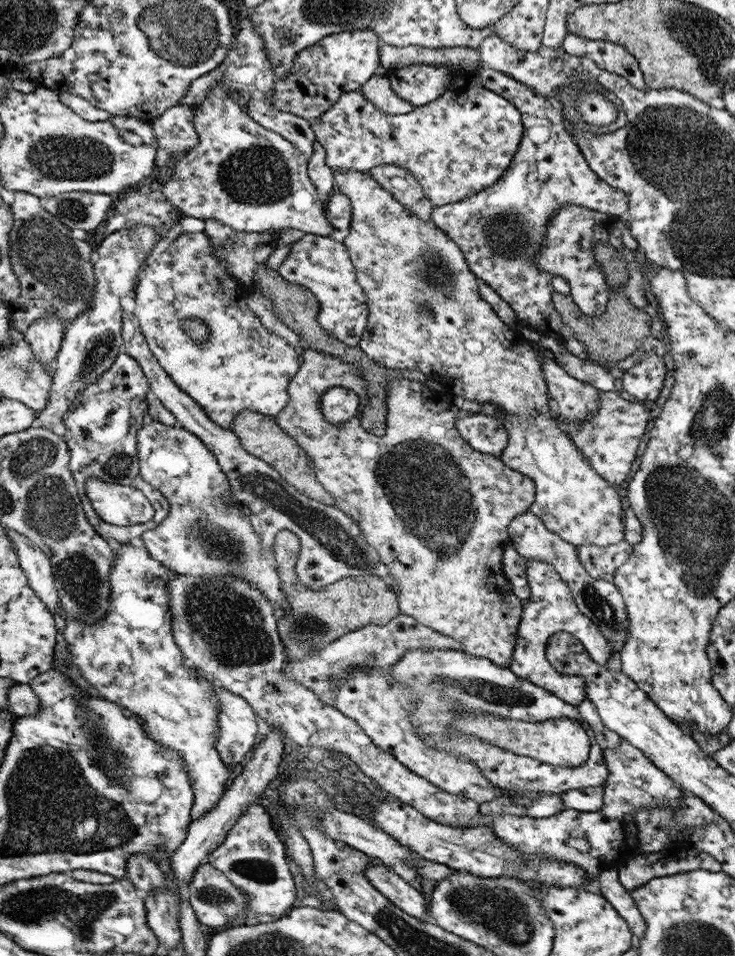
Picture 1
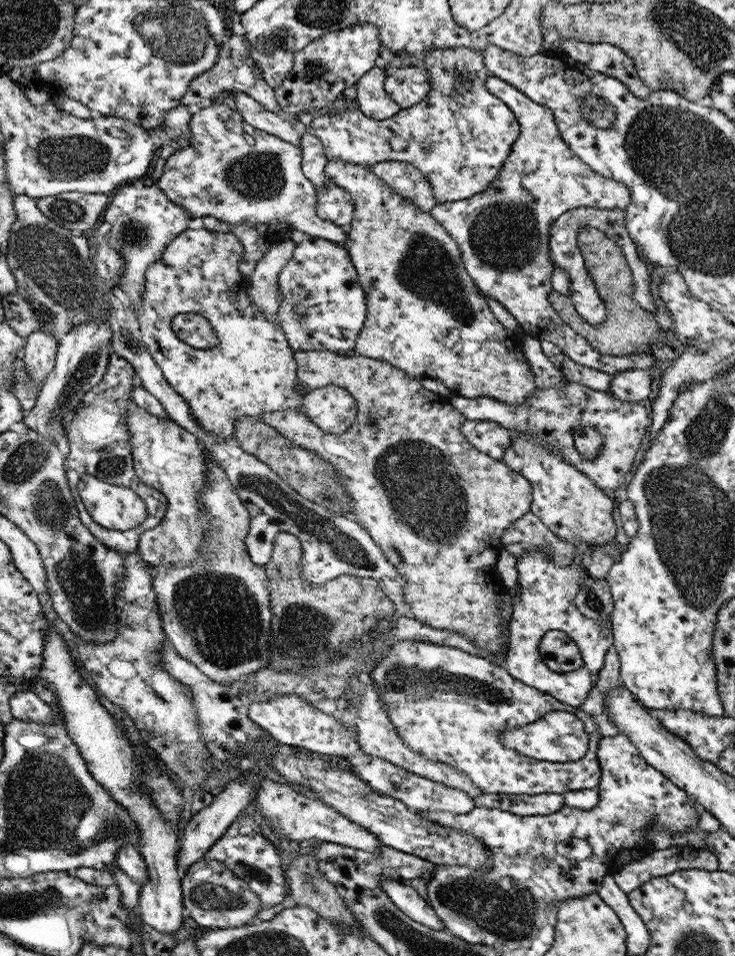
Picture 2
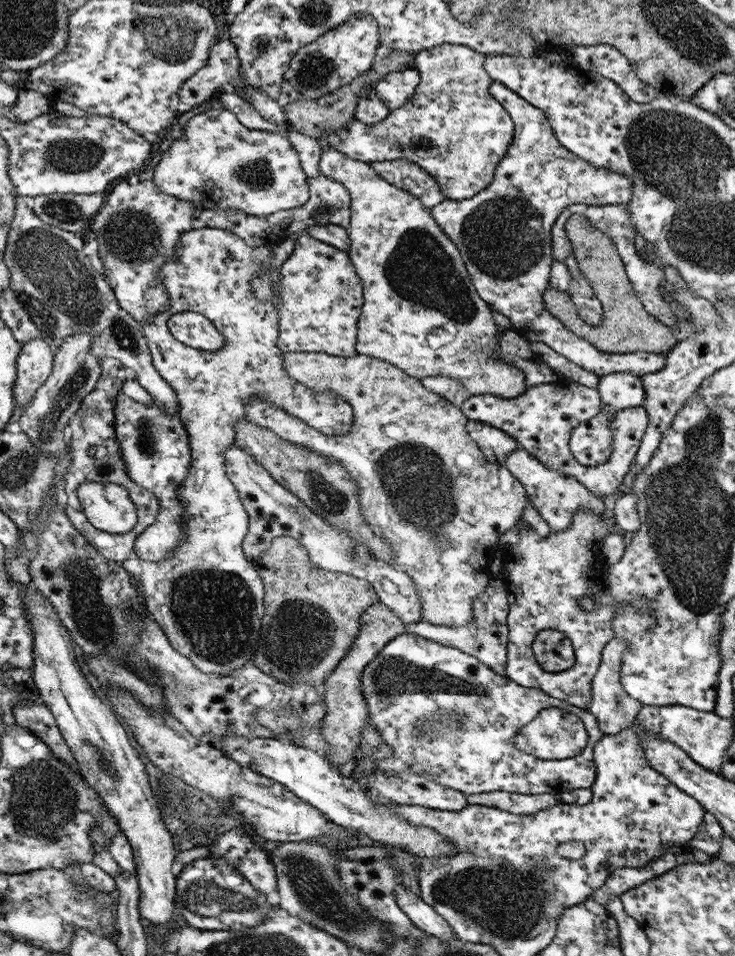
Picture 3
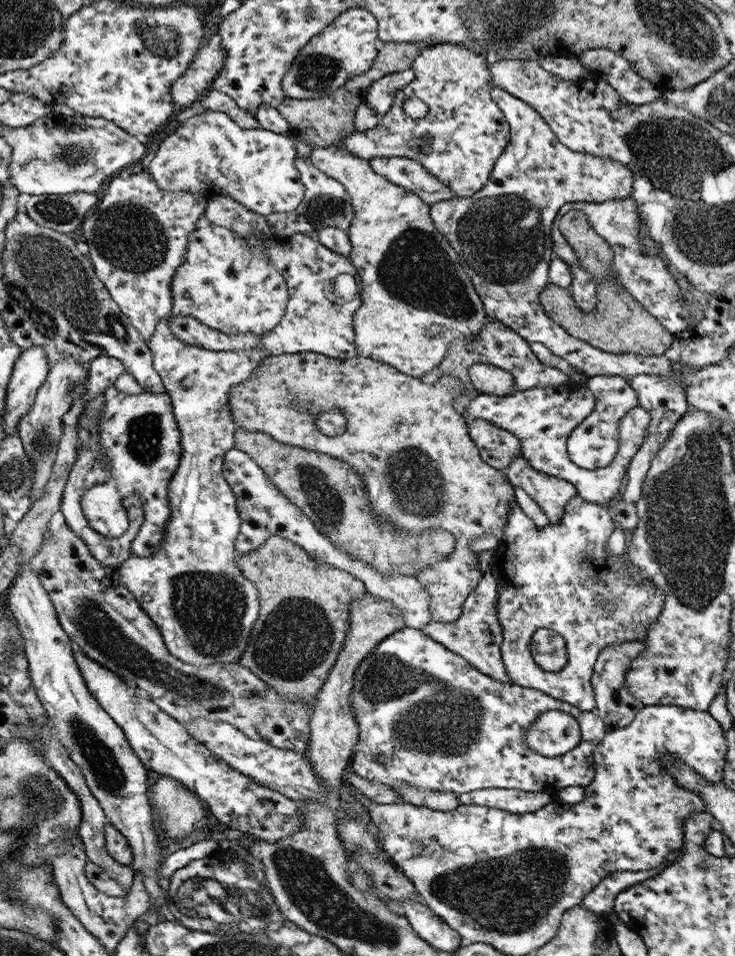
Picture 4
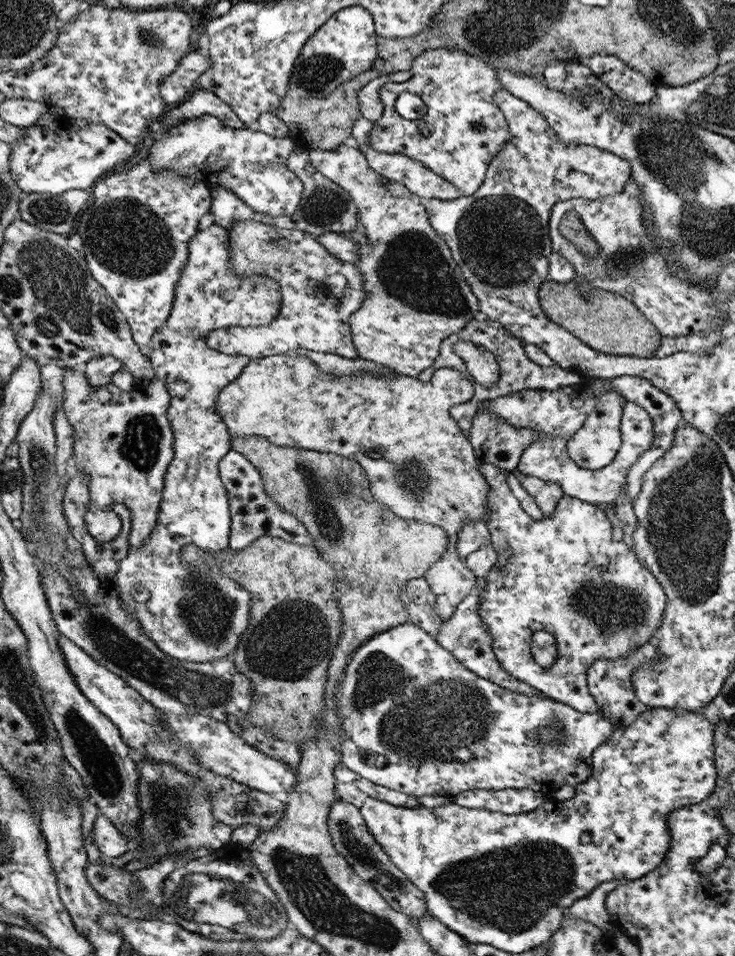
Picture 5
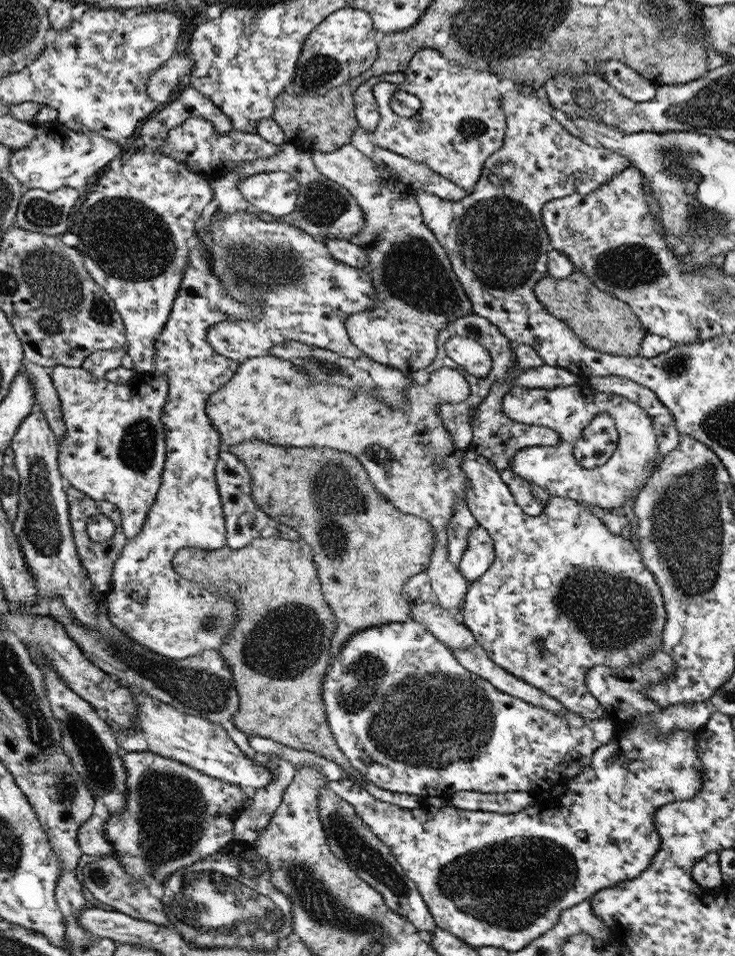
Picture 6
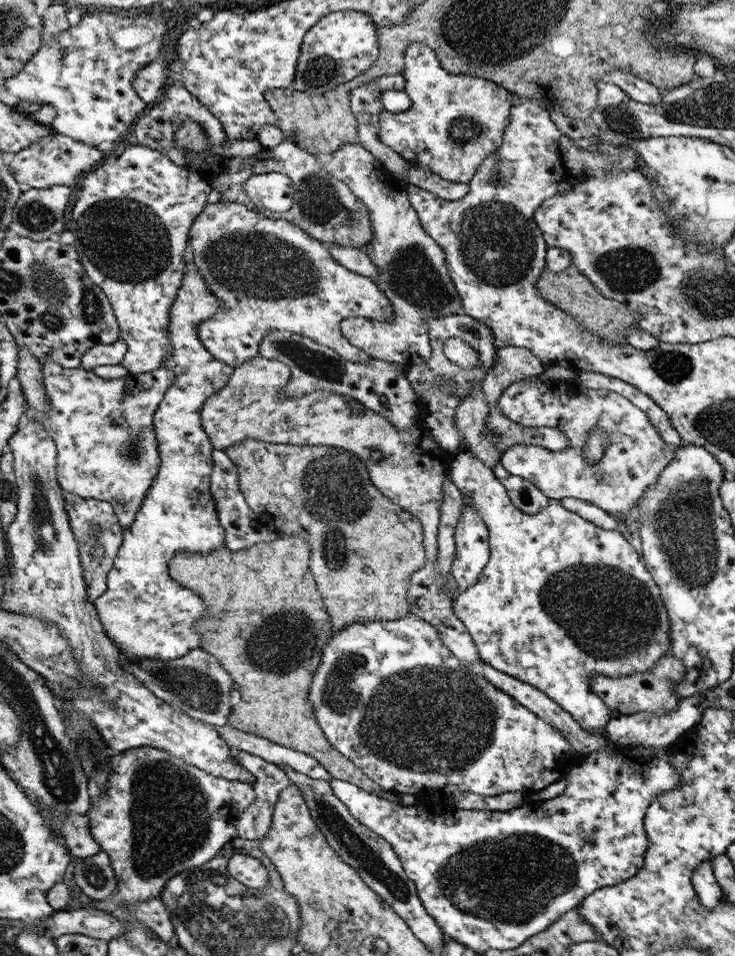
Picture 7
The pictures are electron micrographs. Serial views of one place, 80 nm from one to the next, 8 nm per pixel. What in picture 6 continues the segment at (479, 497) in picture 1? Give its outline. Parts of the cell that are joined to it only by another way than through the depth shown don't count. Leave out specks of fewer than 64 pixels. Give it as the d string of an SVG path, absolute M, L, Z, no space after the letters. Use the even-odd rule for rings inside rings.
M268 354L240 363L240 368L234 373L233 378L230 378L229 383L209 398L208 415L213 427L221 434L222 451L242 441L258 439L283 447L290 445L298 448L331 448L356 457L373 479L379 493L386 494L386 498L389 498L389 501L404 514L419 516L434 527L435 547L425 574L430 577L430 584L439 604L448 610L456 610L464 601L470 582L462 576L457 566L448 561L446 526L452 516L455 500L460 497L465 500L467 497L465 494L471 487L461 469L461 462L468 449L460 450L451 441L449 430L438 416L437 408L443 402L465 405L472 391L465 376L453 368L439 368L431 372L426 385L416 385L412 378L409 381L410 387L404 391L407 404L403 408L393 408L381 402L376 389L354 391L336 385L320 385L314 383L303 368L295 366L289 359Z

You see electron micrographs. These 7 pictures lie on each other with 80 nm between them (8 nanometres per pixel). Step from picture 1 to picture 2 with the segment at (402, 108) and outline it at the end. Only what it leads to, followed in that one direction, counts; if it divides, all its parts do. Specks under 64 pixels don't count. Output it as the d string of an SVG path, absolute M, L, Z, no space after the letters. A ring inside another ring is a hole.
M385 65L374 68L365 74L354 87L355 100L364 116L374 120L384 120L393 117L402 109L384 90Z

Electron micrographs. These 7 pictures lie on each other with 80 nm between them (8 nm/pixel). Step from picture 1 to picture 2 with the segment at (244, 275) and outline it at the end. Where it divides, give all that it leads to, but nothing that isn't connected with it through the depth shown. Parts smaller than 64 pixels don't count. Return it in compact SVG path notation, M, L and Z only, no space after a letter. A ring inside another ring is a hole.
M213 216L202 217L204 229L220 231L221 233L235 234L244 246L244 257L238 263L238 270L249 279L254 274L256 264L275 245L290 238L293 226L286 221L274 221L273 223L242 223L233 225Z

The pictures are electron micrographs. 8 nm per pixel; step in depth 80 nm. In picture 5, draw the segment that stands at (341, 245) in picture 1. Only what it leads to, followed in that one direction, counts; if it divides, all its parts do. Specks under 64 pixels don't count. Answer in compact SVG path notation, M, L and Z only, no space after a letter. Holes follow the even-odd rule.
M238 219L229 228L233 261L238 275L268 275L282 284L280 316L270 326L214 329L202 338L208 347L242 357L259 359L306 348L314 352L338 354L355 359L360 356L353 342L350 318L365 301L365 276L353 263L344 263L315 236L303 230L285 229Z

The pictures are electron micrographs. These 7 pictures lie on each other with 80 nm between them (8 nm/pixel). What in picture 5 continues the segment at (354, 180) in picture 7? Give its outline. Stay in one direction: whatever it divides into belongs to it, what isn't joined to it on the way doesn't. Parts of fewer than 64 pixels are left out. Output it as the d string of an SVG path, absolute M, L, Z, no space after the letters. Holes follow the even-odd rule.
M351 142L337 146L334 150L311 150L309 151L309 159L326 178L333 179L334 182L339 183L349 191L360 214L360 220L356 228L352 233L348 234L348 237L352 239L354 246L360 251L360 258L358 258L358 263L354 266L365 276L365 292L367 297L362 303L361 309L349 320L352 326L353 342L356 344L357 350L363 359L389 367L393 372L397 372L400 375L417 377L424 372L424 370L431 368L432 363L439 355L442 340L454 333L460 333L462 329L466 328L468 322L482 317L479 299L474 295L473 288L470 287L469 282L465 279L464 272L458 267L457 260L454 260L453 252L450 251L449 244L445 242L445 239L443 239L436 230L434 230L434 226L429 221L429 213L419 195L406 189L400 182L391 181L382 174L374 171L368 165L365 154L362 154L362 151L358 150Z

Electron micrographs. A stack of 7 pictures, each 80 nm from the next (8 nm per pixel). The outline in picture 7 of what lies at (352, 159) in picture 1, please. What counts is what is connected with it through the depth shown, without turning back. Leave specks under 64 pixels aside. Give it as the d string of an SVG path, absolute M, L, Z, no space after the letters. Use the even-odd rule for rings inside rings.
M411 42L405 54L404 92L412 100L412 106L401 113L390 113L383 109L379 122L379 139L390 149L401 154L403 159L428 167L442 178L468 183L472 180L481 162L497 152L509 128L512 116L512 96L509 90L488 78L468 74L453 74L442 68L438 54L426 43Z

